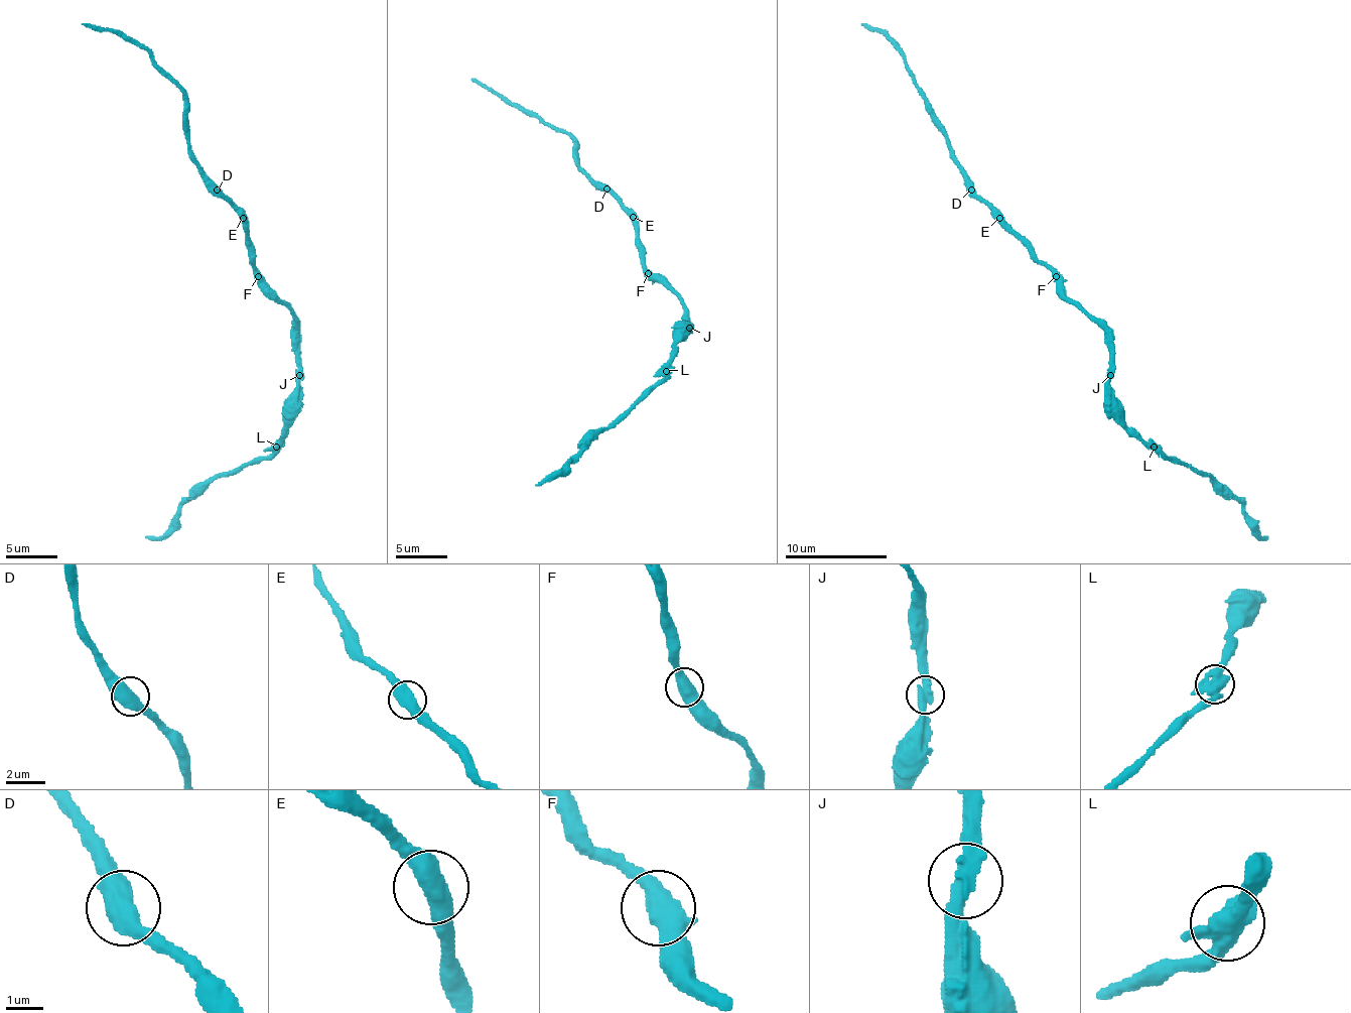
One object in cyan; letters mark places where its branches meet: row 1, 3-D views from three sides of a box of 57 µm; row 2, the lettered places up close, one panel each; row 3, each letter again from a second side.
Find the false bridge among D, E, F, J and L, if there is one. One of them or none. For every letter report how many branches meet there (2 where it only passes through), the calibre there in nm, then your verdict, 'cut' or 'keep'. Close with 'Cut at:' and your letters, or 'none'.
D: branches 2; calibre 550 nm; keep
E: branches 2; calibre 550 nm; keep
F: branches 3; calibre 440 nm; keep
J: branches 2; calibre 420 nm; keep
L: branches 3; calibre 480 nm; keep
Cut at: none

